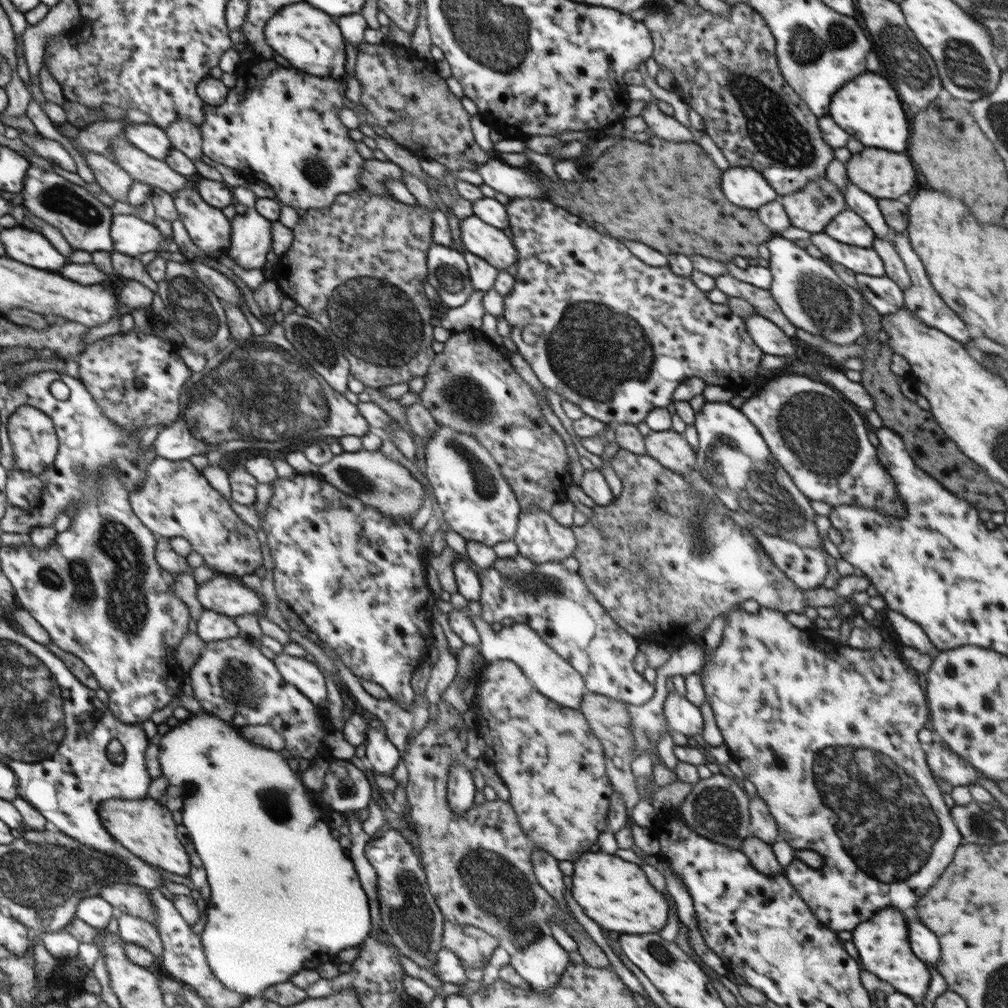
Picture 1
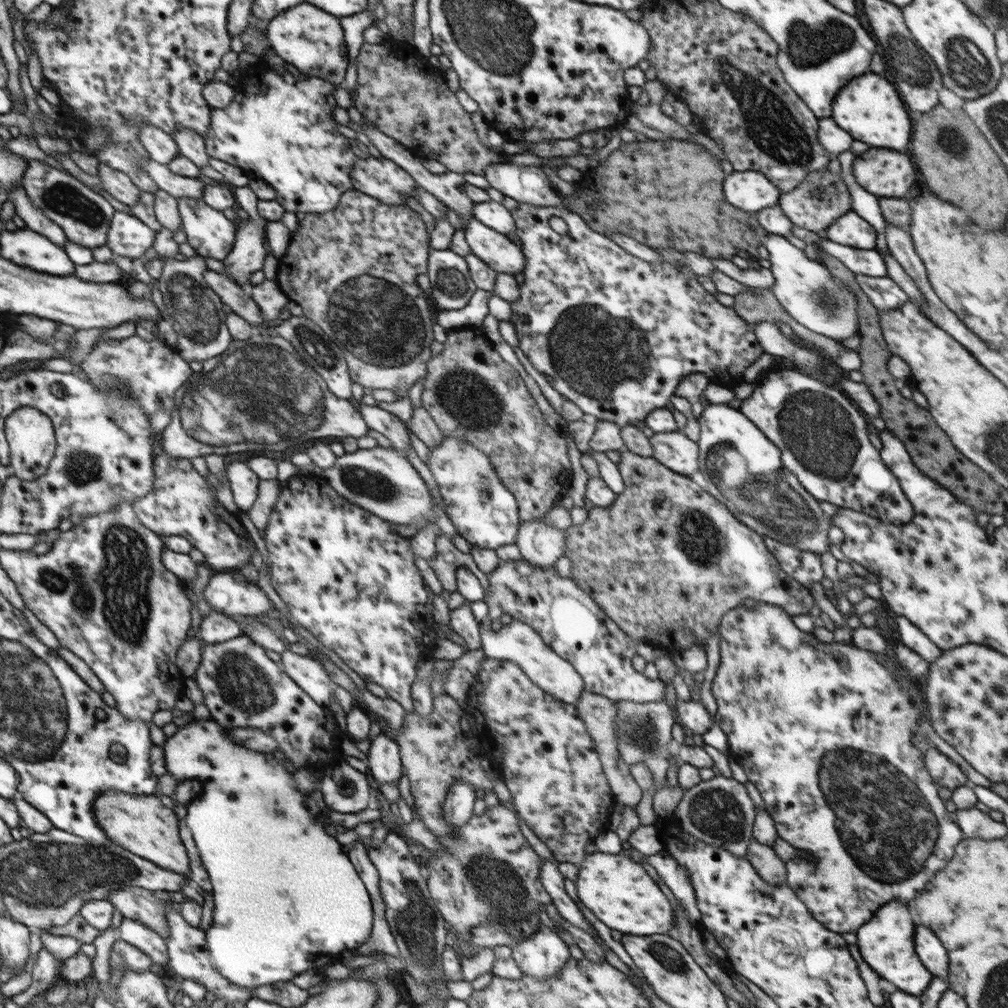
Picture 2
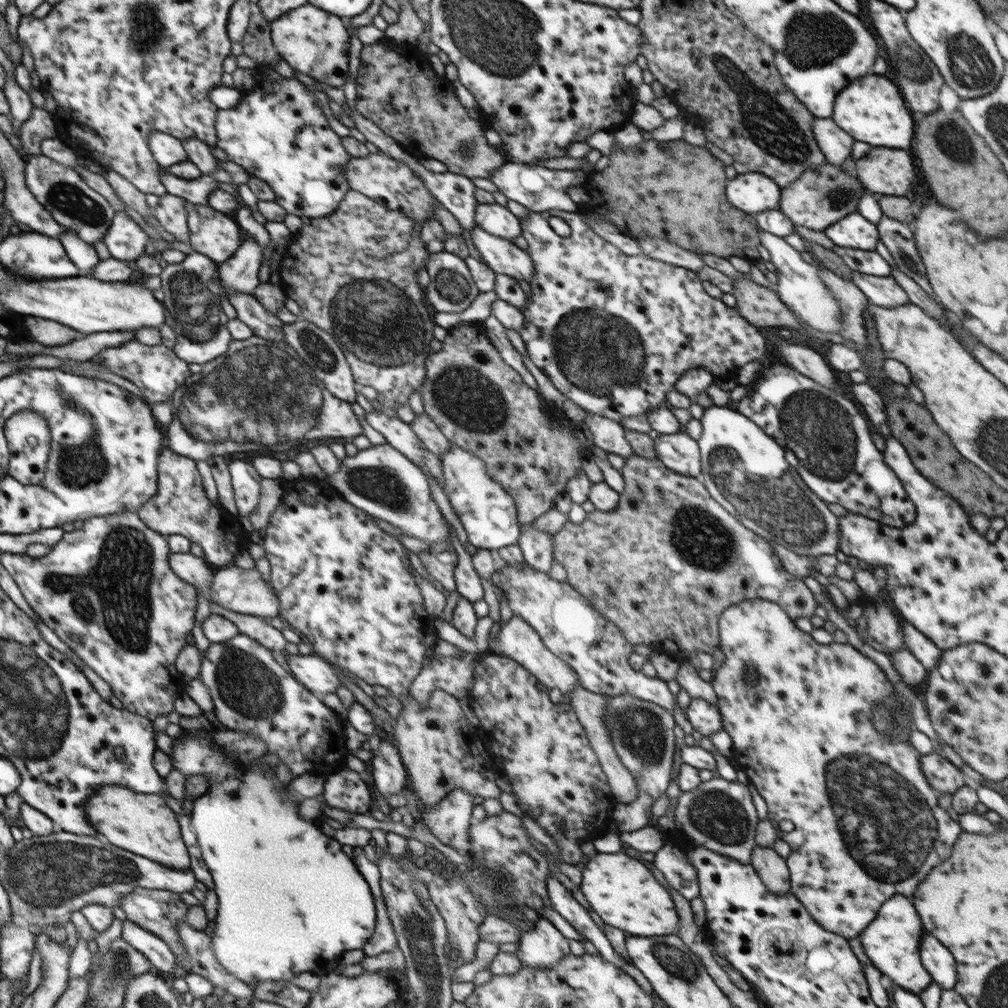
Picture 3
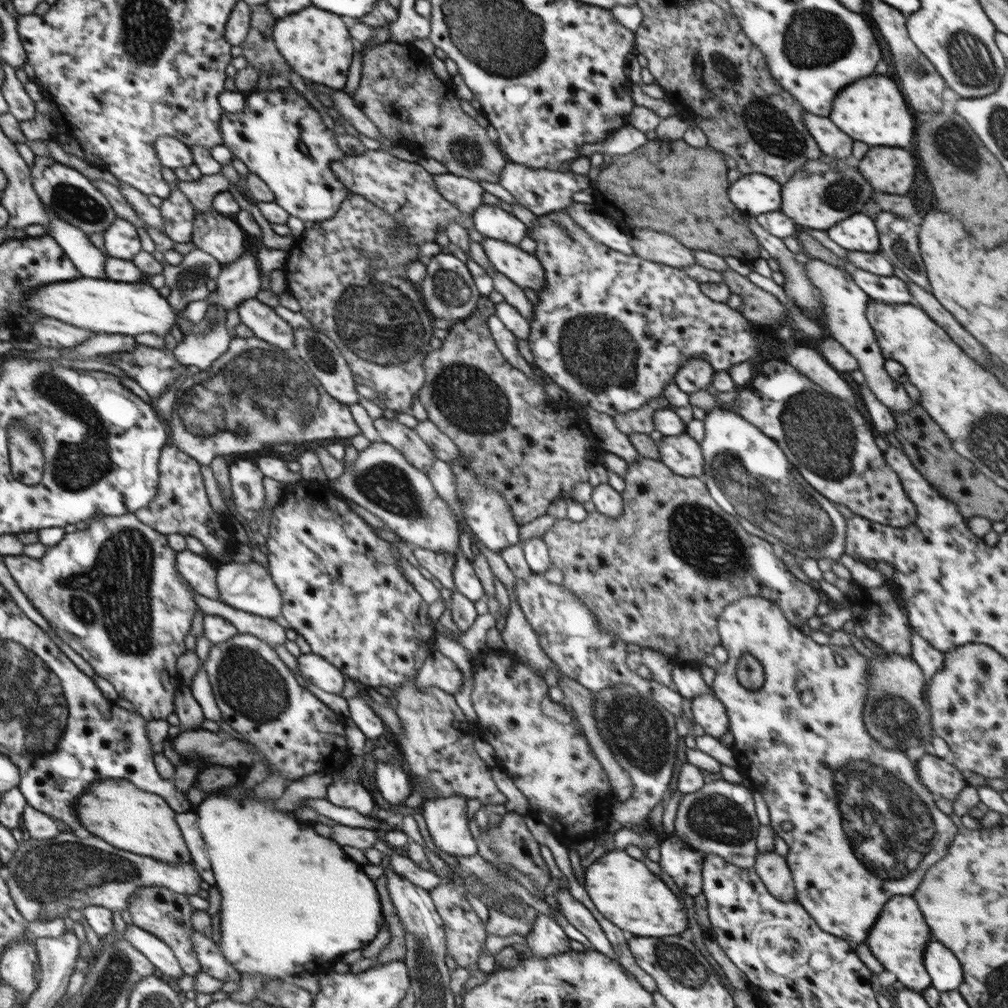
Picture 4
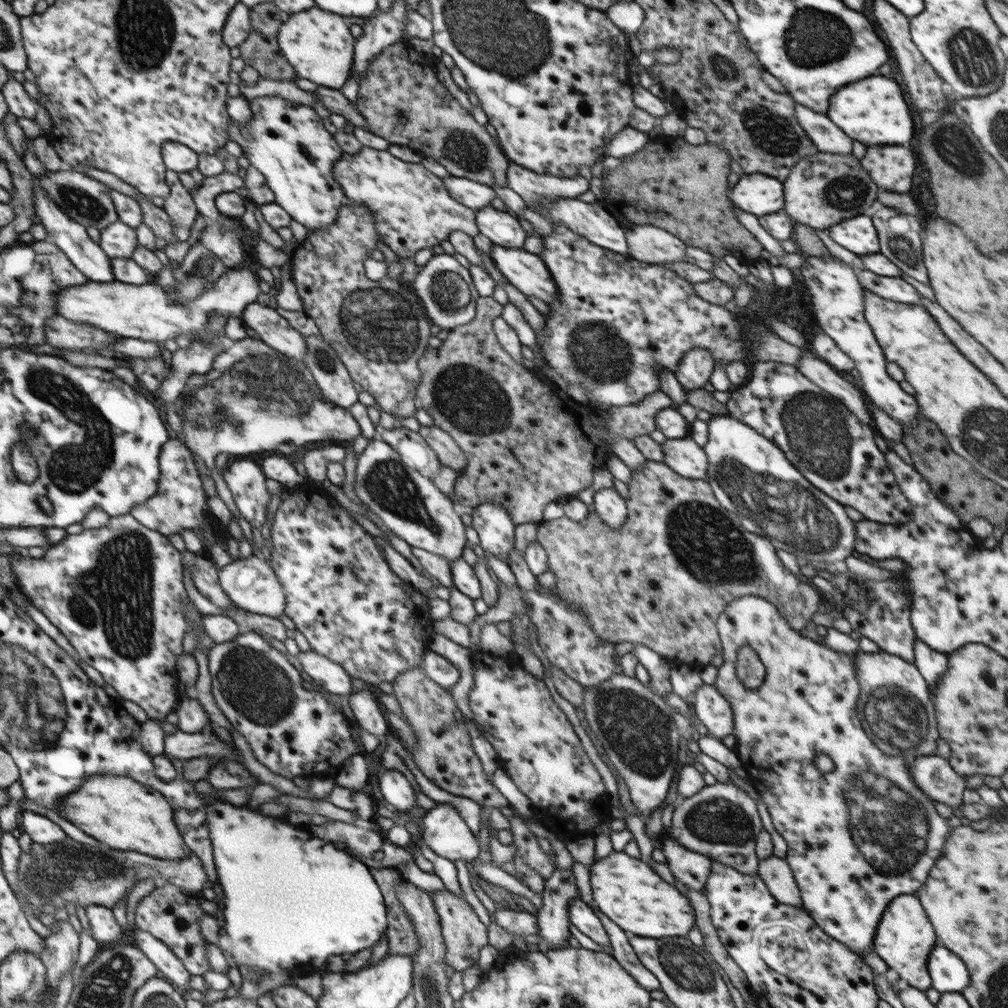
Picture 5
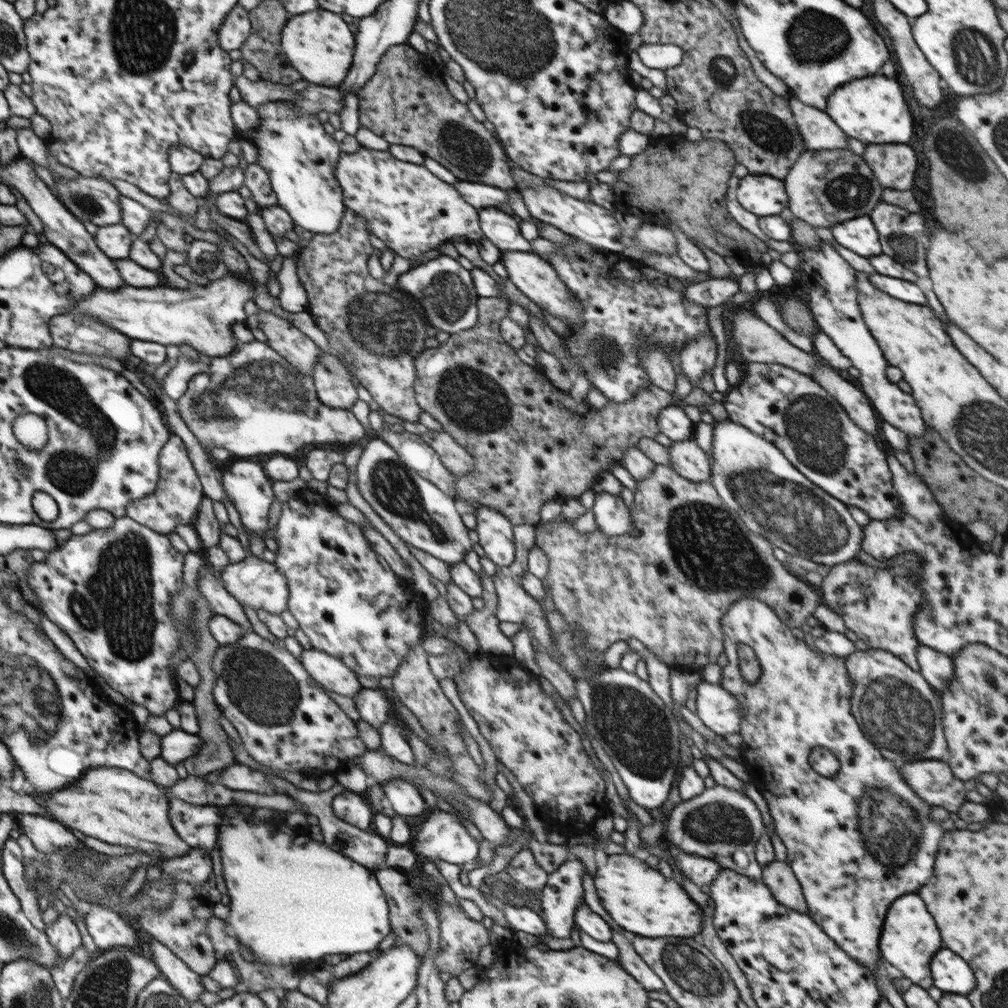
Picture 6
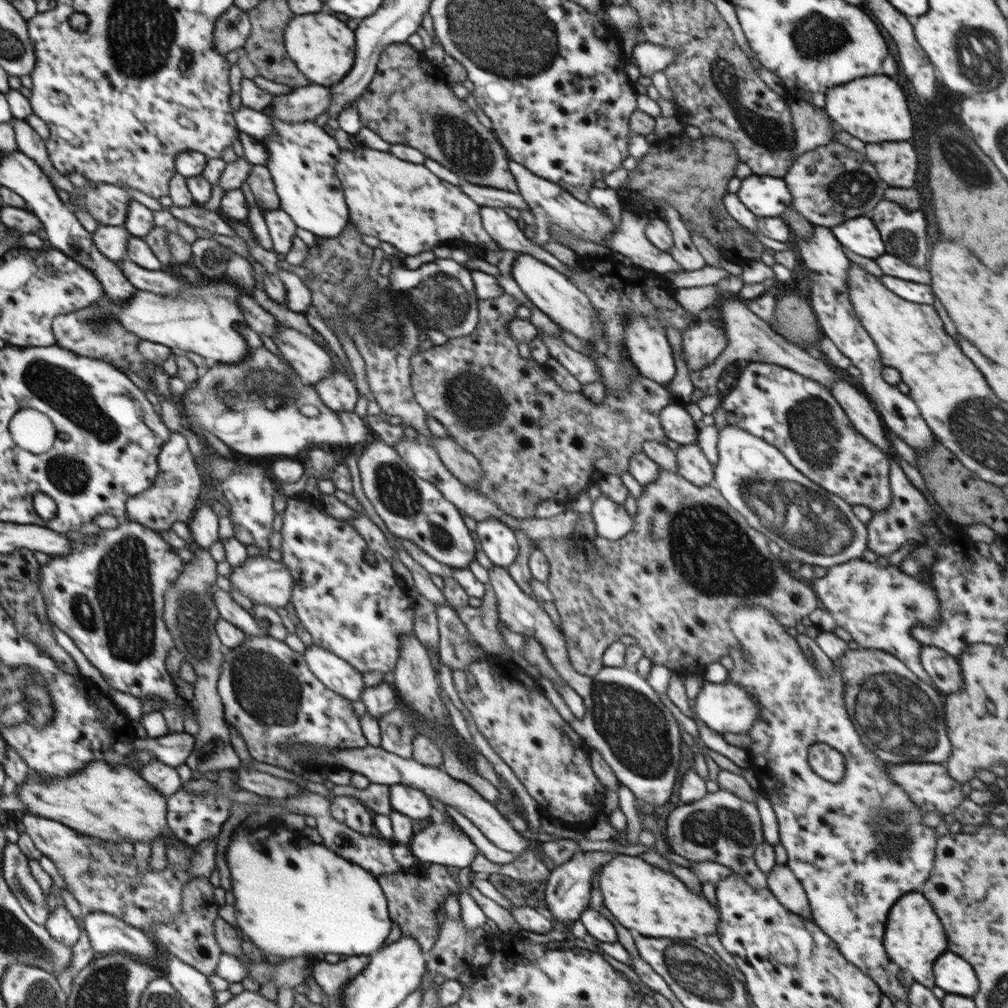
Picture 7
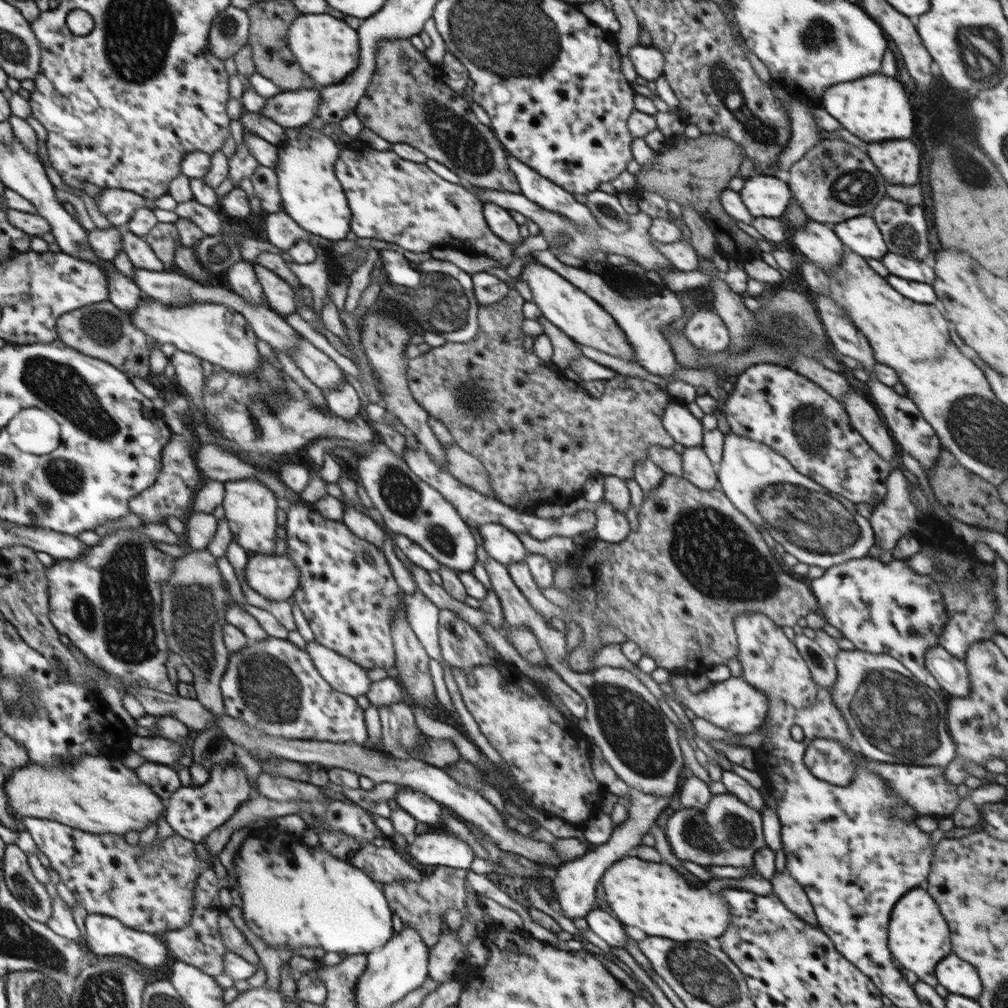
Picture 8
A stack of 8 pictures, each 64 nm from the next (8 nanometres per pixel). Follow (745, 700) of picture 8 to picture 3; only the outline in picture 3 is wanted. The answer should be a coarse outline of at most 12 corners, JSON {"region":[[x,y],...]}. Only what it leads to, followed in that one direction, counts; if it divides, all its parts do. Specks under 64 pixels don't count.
{"region":[[692,698],[685,713],[707,737],[723,730],[717,704]]}

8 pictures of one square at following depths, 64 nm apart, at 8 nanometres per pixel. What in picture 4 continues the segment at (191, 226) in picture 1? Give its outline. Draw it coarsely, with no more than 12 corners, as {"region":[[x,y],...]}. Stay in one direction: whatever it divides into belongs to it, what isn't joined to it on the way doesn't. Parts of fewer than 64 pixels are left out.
{"region":[[194,210],[194,248],[223,265],[241,257],[234,217]]}

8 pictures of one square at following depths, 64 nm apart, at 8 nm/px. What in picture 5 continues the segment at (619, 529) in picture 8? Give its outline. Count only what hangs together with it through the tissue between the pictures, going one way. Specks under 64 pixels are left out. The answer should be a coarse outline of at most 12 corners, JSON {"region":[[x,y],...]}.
{"region":[[615,489],[595,492],[595,514],[611,530],[626,522],[627,501]]}

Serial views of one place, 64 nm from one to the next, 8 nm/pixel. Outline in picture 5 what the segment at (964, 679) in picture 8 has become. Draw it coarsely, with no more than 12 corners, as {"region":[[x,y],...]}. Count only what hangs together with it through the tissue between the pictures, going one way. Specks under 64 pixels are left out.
{"region":[[920,639],[915,665],[931,687],[949,669],[949,656]]}

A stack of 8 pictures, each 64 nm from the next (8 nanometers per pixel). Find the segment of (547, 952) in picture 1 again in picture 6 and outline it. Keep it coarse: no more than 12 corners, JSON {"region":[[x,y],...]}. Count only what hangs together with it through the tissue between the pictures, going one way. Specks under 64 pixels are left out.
{"region":[[571,856],[539,897],[547,932],[570,938],[585,904],[583,862]]}

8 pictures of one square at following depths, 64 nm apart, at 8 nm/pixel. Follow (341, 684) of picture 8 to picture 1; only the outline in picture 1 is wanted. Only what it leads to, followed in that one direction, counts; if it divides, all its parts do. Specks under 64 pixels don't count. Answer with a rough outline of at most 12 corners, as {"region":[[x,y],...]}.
{"region":[[283,652],[272,662],[315,705],[326,678],[316,662]]}

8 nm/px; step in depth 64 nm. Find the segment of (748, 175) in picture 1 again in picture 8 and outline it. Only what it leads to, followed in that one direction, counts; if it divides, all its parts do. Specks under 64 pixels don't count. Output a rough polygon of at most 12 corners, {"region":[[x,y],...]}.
{"region":[[774,174],[748,177],[739,193],[750,215],[784,215],[793,197]]}

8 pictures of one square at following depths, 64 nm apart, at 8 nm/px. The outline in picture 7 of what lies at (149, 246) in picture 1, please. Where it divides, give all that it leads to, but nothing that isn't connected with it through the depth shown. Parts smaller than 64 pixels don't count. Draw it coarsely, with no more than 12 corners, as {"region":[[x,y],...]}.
{"region":[[99,225],[91,233],[96,248],[111,261],[128,254],[124,226]]}

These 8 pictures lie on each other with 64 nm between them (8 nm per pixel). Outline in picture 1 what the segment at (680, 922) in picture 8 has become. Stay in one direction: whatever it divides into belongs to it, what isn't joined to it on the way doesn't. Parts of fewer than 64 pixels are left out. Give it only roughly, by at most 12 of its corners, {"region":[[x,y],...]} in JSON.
{"region":[[596,848],[572,894],[606,930],[658,933],[667,900],[641,866]]}

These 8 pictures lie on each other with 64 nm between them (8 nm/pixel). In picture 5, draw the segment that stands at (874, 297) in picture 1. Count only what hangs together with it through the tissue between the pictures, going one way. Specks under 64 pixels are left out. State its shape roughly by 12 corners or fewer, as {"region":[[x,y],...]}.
{"region":[[853,267],[860,284],[874,294],[918,305],[921,294],[902,277],[885,277]]}

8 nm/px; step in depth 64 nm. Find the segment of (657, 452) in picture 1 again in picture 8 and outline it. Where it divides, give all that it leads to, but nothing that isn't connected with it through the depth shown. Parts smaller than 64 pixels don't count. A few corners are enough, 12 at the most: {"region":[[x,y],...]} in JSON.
{"region":[[702,446],[681,453],[683,477],[702,490],[717,488]]}

